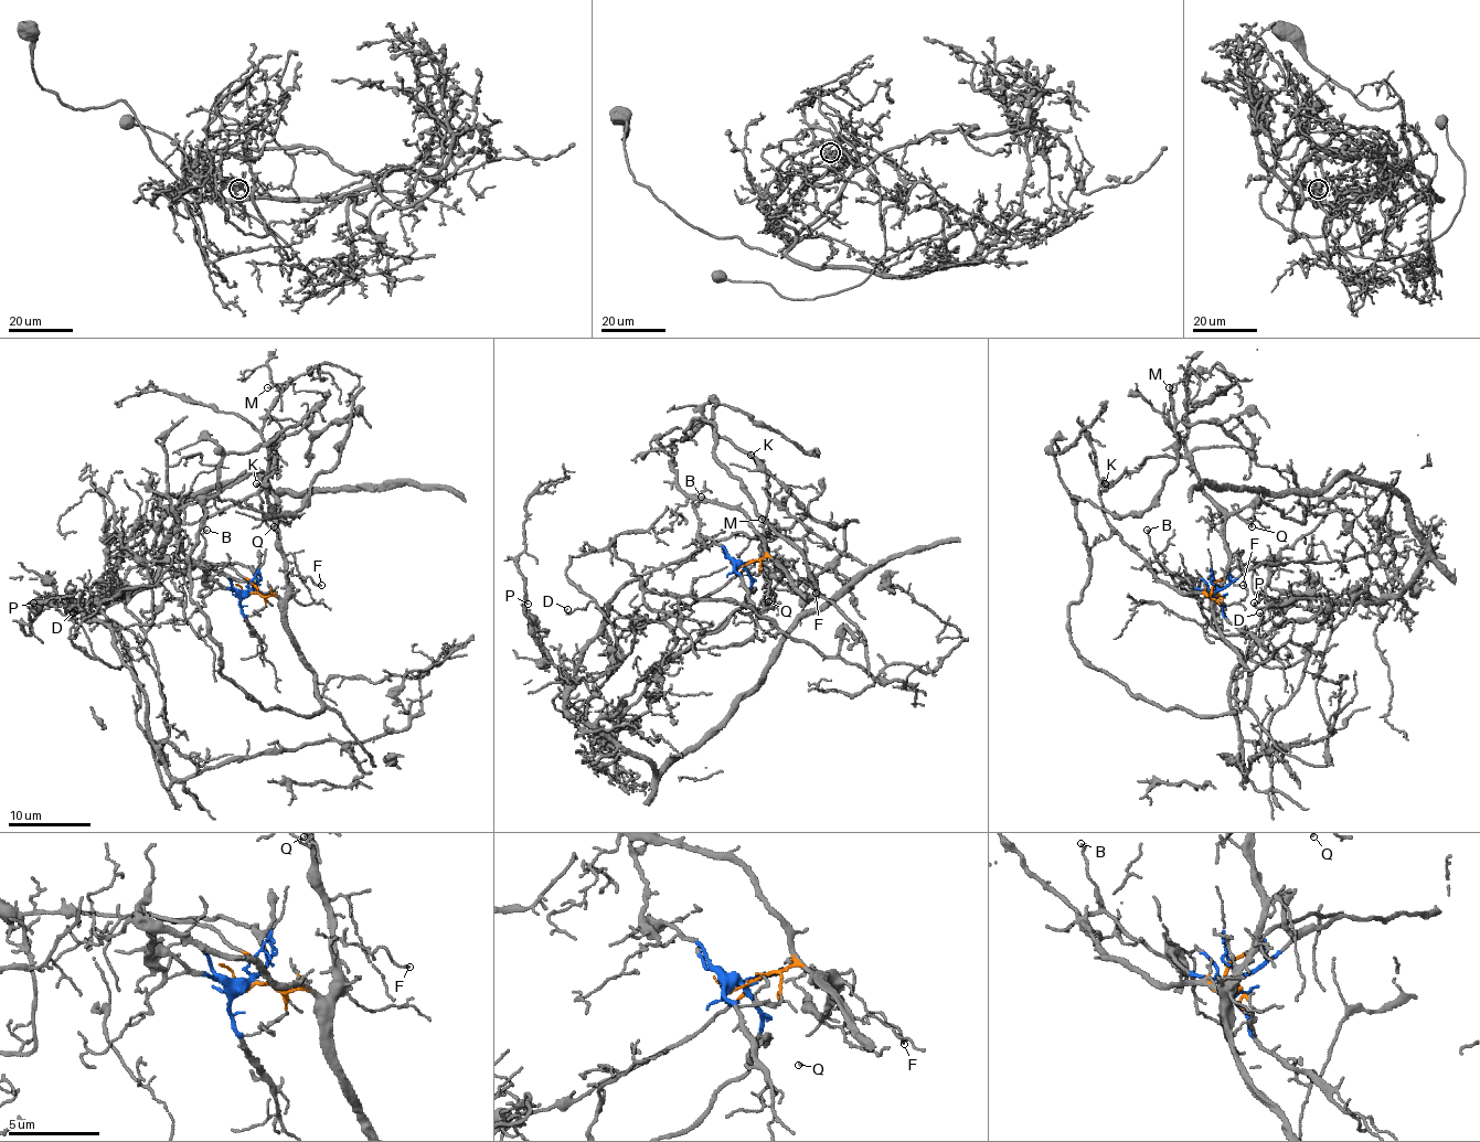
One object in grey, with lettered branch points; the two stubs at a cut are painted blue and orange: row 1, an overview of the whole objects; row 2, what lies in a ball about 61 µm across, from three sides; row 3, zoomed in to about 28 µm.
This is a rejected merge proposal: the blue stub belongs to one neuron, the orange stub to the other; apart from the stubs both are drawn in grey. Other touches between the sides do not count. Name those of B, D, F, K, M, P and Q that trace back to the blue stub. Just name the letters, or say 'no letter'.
D, P

